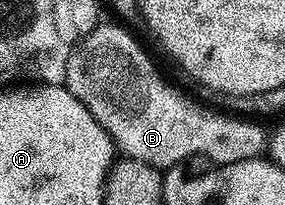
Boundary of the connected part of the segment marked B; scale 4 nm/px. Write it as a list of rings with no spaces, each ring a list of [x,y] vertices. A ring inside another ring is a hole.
[[[102,22],[77,44],[69,58],[64,86],[103,125],[124,158],[168,169],[196,155],[210,159],[210,164],[220,165],[255,159],[266,150],[267,131],[260,127],[260,122],[222,113],[198,102],[157,72],[136,37],[124,31],[129,29],[113,23]]]

